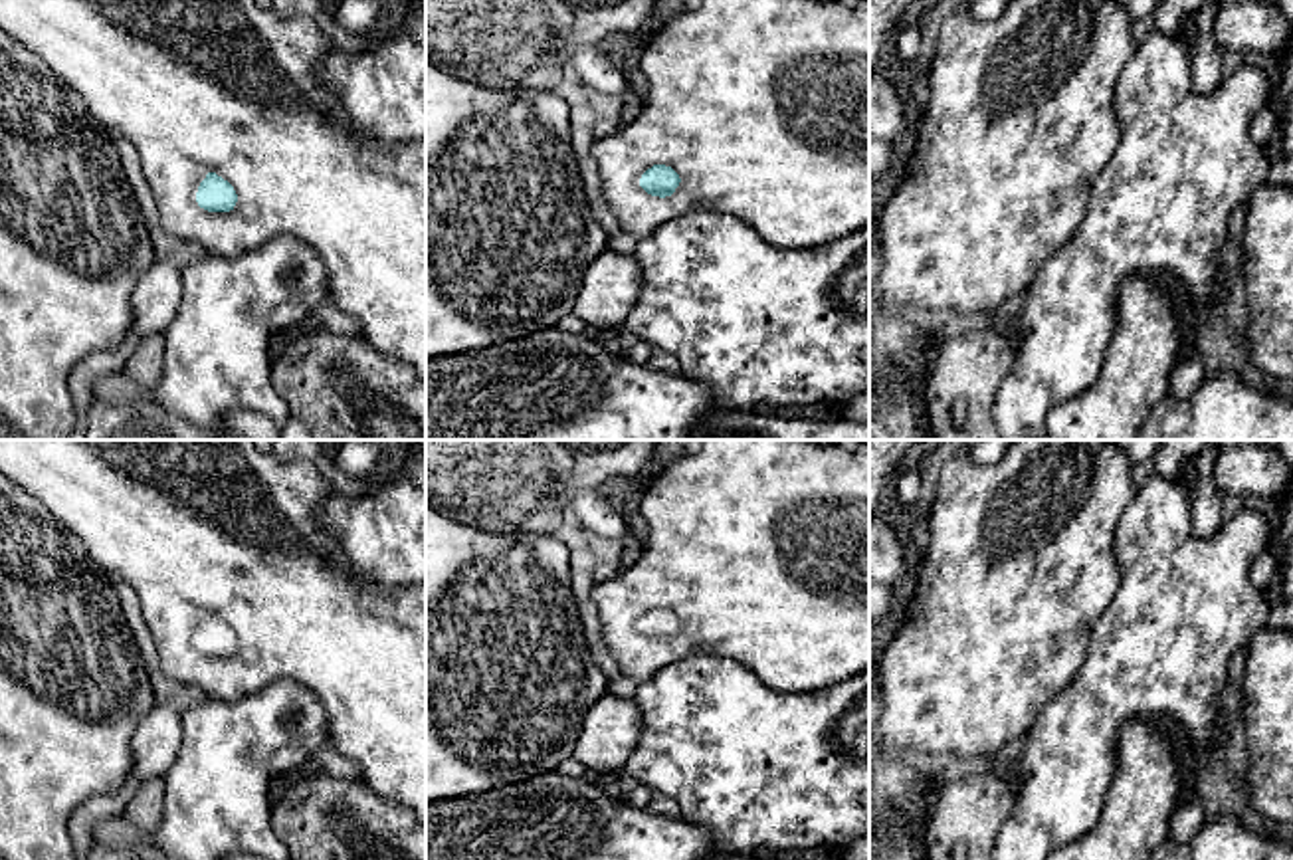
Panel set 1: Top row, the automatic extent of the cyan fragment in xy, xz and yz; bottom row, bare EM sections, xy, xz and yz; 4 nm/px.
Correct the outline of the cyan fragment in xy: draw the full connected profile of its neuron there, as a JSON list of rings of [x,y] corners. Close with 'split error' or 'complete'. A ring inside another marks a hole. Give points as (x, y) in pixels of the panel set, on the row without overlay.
[[[0,440],[0,474],[34,495],[75,533],[107,575],[121,577],[135,589],[166,678],[218,701],[238,701],[279,680],[303,684],[325,709],[327,745],[358,765],[358,779],[374,795],[408,806],[426,826],[426,583],[376,587],[356,579],[339,541],[315,519],[317,505],[339,493],[315,464],[263,454],[253,440]]]; split error

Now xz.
[[[703,440],[697,454],[681,454],[644,487],[640,511],[647,523],[642,557],[592,587],[602,636],[620,674],[640,684],[671,662],[713,656],[741,662],[770,690],[800,694],[826,690],[869,668],[869,440]]]; split error

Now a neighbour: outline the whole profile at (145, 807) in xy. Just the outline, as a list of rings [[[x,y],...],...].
[[[150,777],[141,783],[119,814],[133,822],[143,834],[152,834],[160,824],[162,810],[164,781],[162,777]]]

